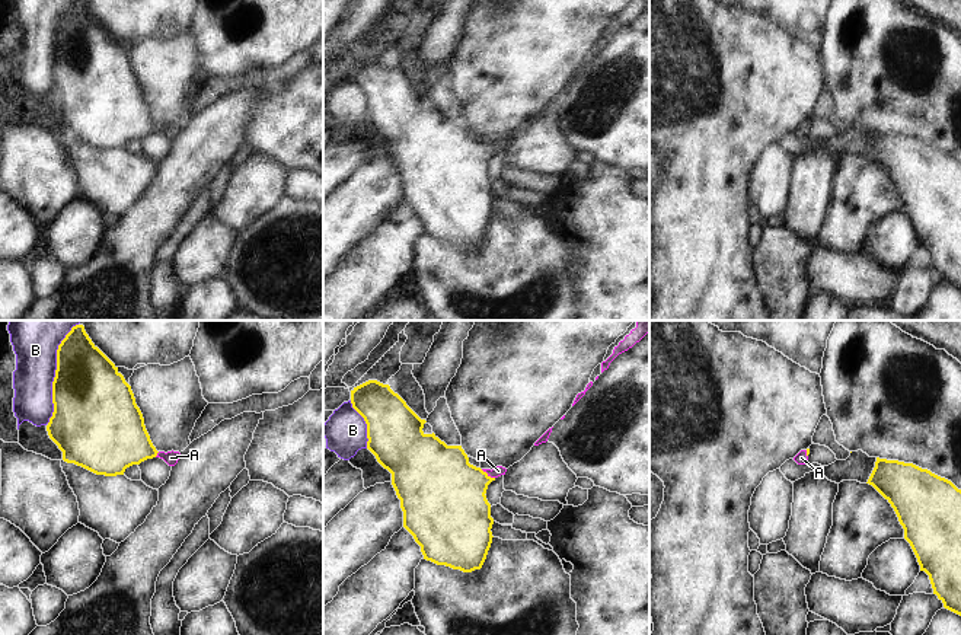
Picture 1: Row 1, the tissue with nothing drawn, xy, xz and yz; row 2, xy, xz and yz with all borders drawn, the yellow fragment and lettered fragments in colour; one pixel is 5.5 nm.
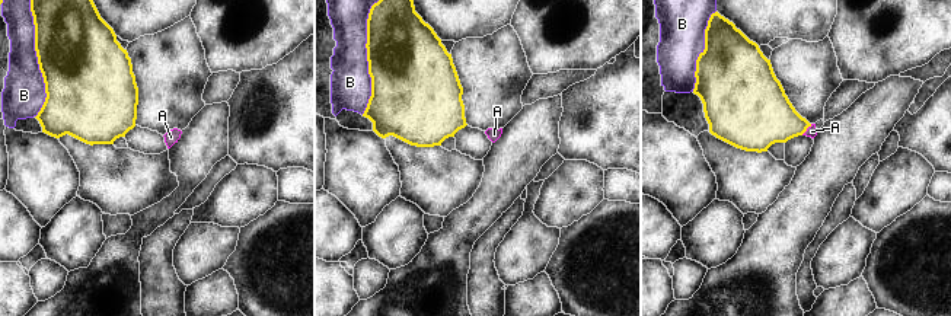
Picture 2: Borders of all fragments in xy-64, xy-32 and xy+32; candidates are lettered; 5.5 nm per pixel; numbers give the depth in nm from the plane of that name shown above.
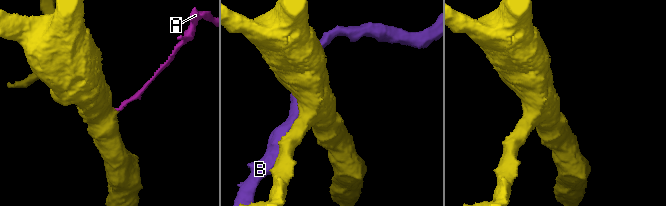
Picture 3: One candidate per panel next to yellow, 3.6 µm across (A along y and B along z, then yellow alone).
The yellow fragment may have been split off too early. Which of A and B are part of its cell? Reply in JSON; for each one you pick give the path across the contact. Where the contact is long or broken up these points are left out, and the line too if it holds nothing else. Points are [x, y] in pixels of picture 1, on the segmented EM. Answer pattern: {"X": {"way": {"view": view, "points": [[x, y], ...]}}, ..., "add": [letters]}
{"A": {"way": {"view": "xz", "points": [[446, 492], [487, 474], [498, 471]]}}, "add": ["A"]}

